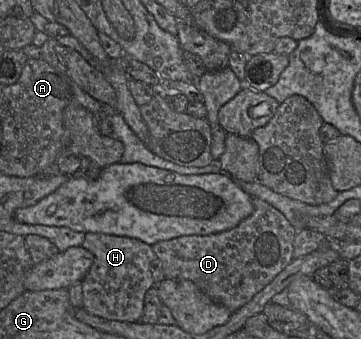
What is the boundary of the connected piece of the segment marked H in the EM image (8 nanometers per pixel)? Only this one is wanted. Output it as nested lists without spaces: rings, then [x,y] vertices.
[[[86,233],[81,245],[94,255],[94,261],[81,281],[83,308],[90,314],[120,322],[138,322],[144,312],[146,292],[155,285],[150,270],[150,263],[155,259],[151,245],[135,238],[103,233]]]

